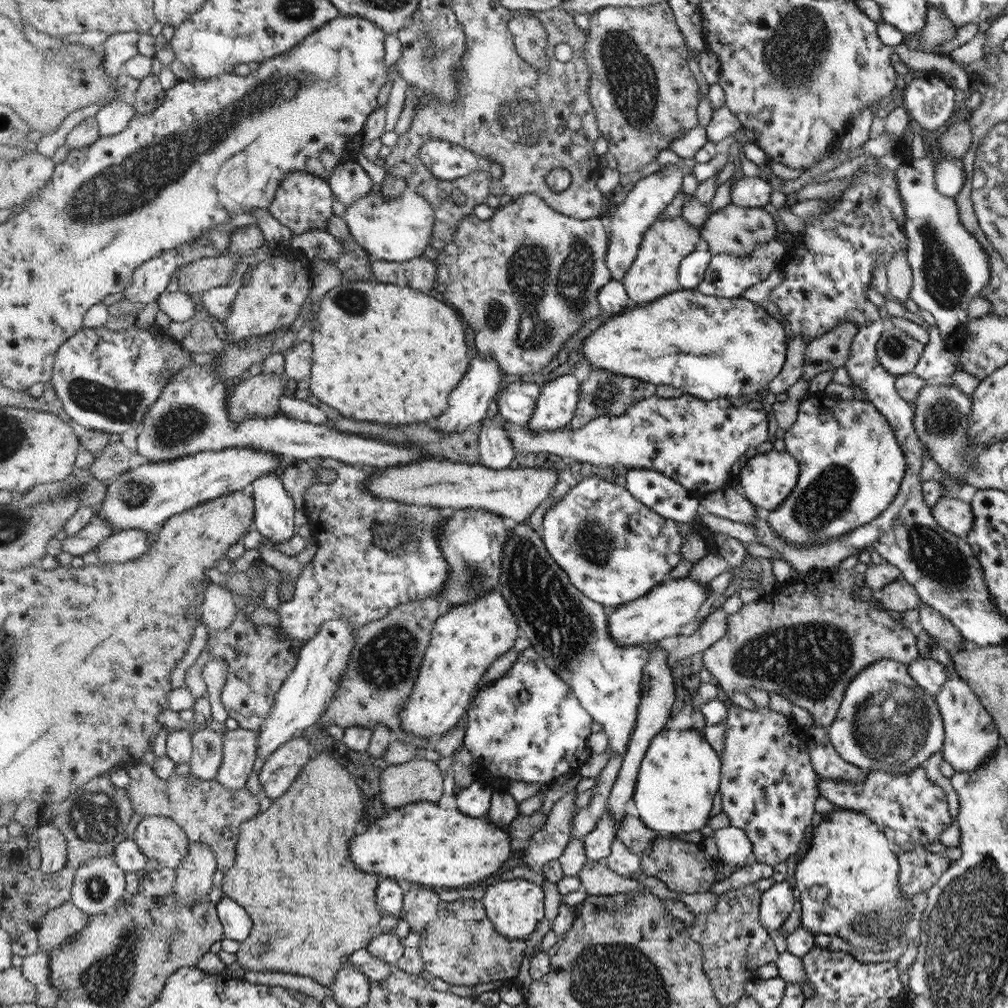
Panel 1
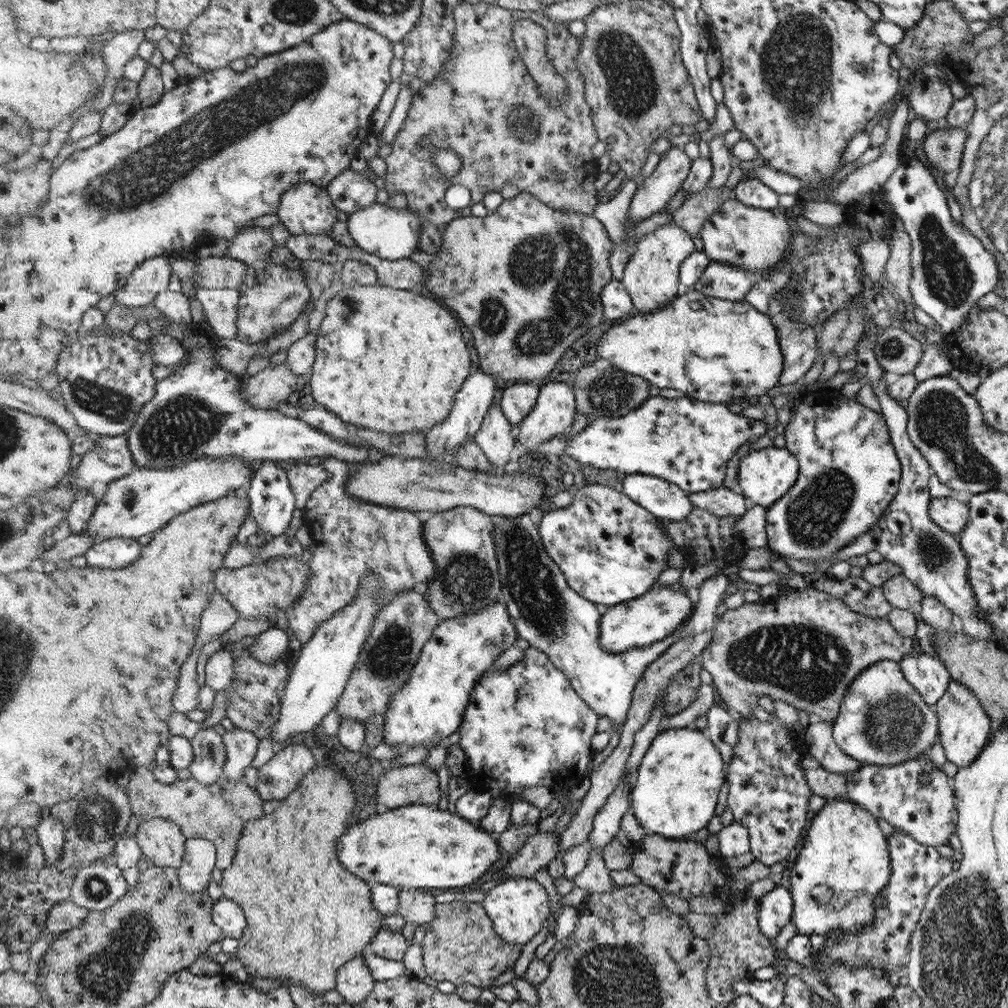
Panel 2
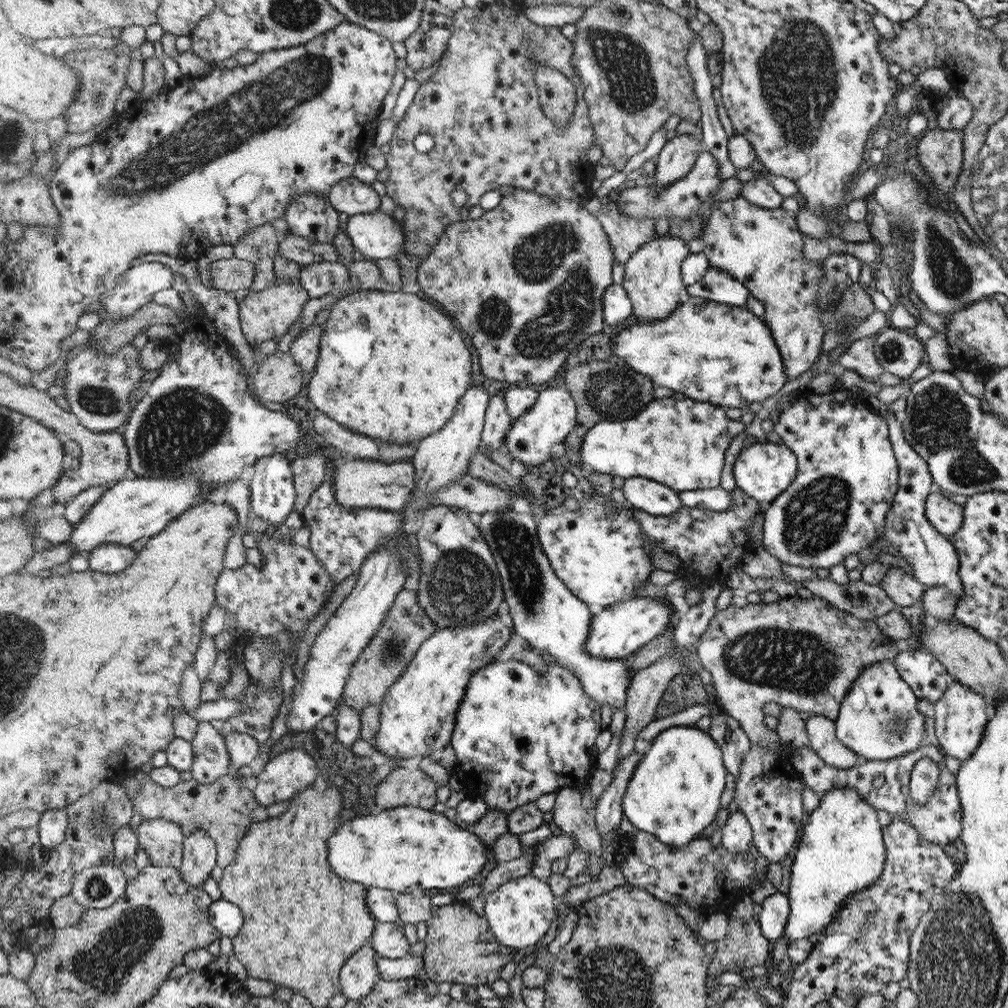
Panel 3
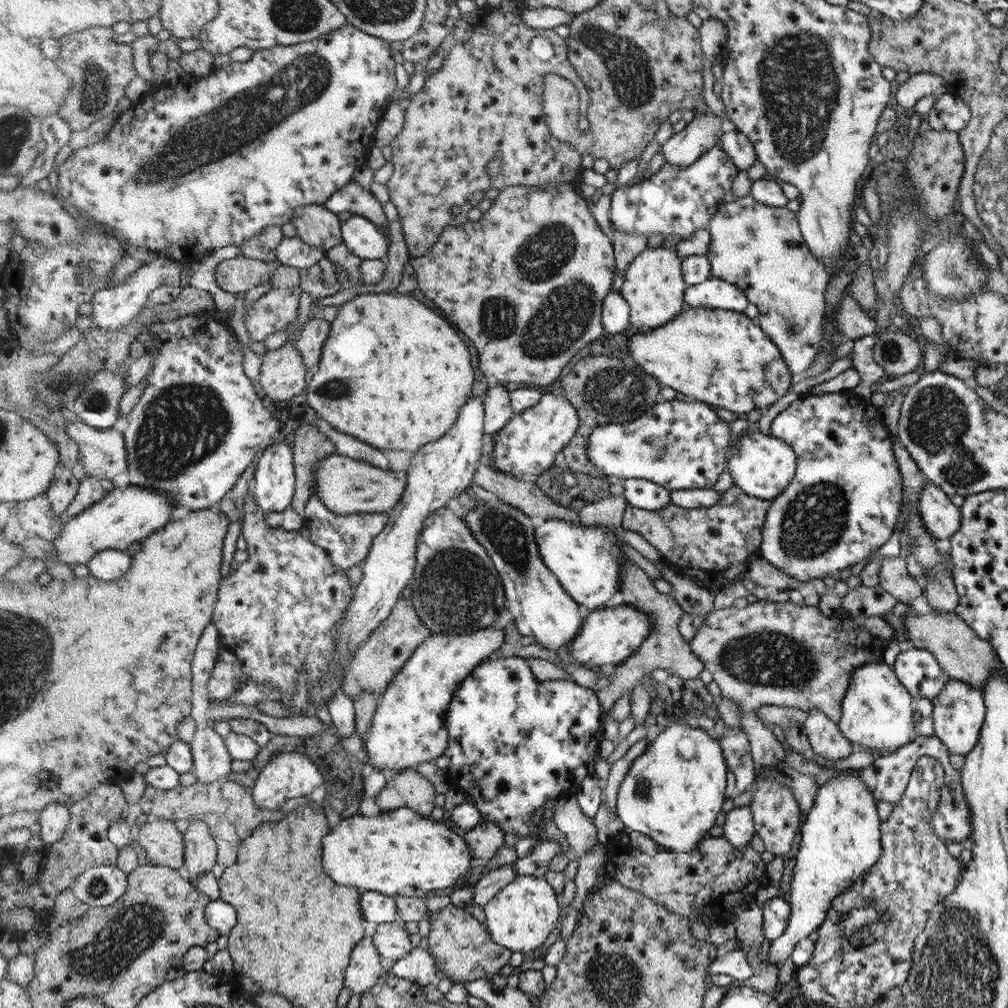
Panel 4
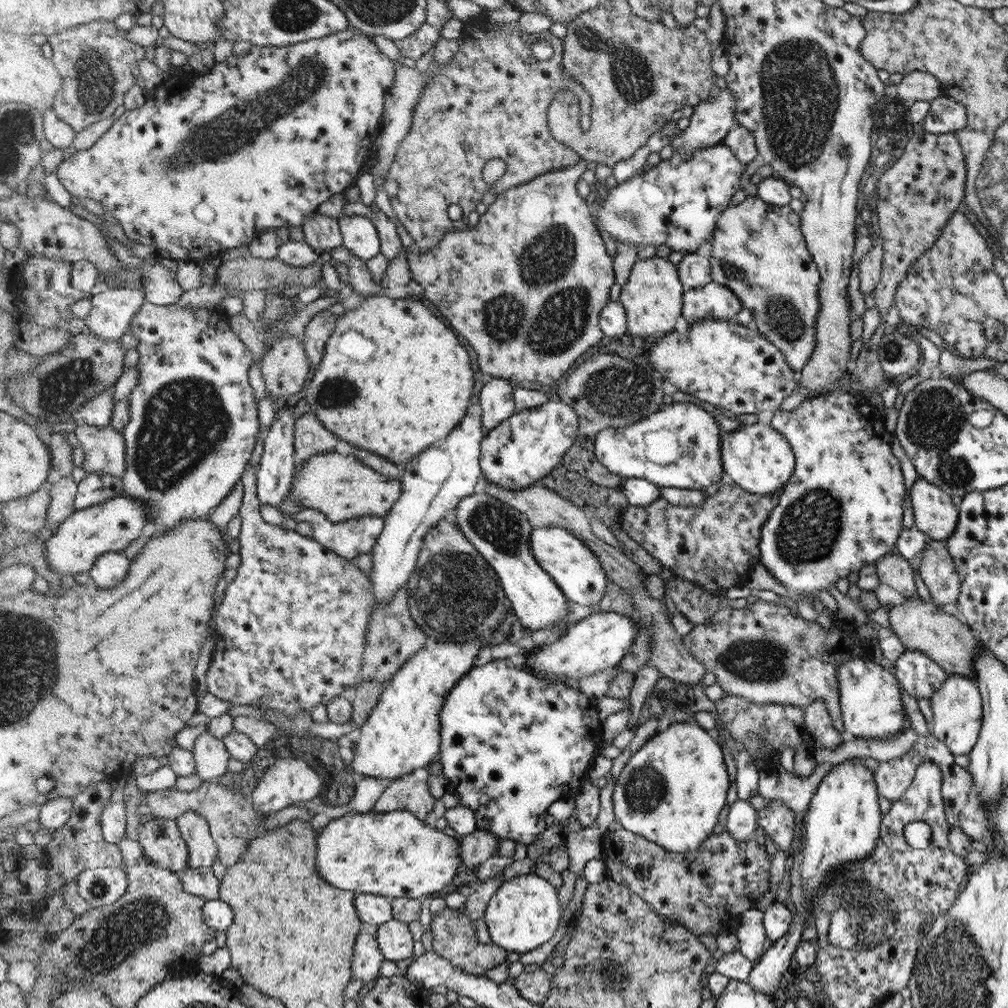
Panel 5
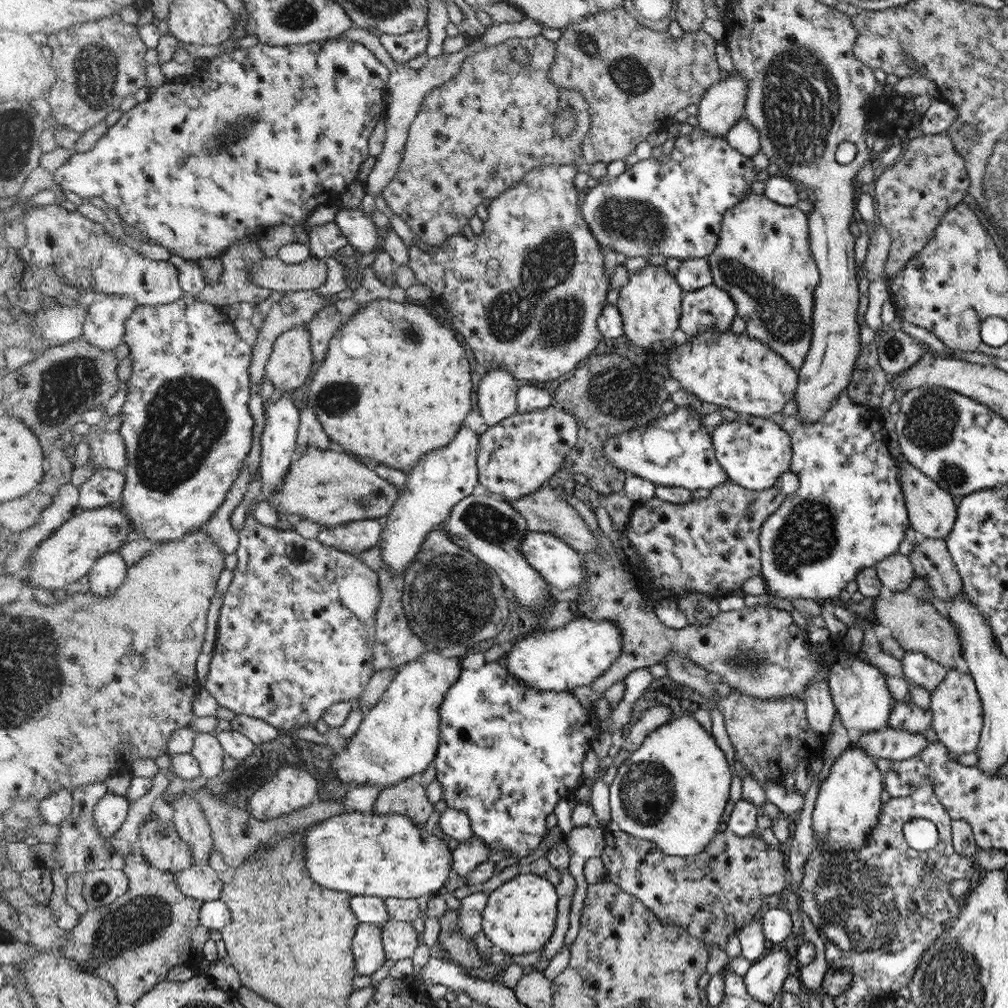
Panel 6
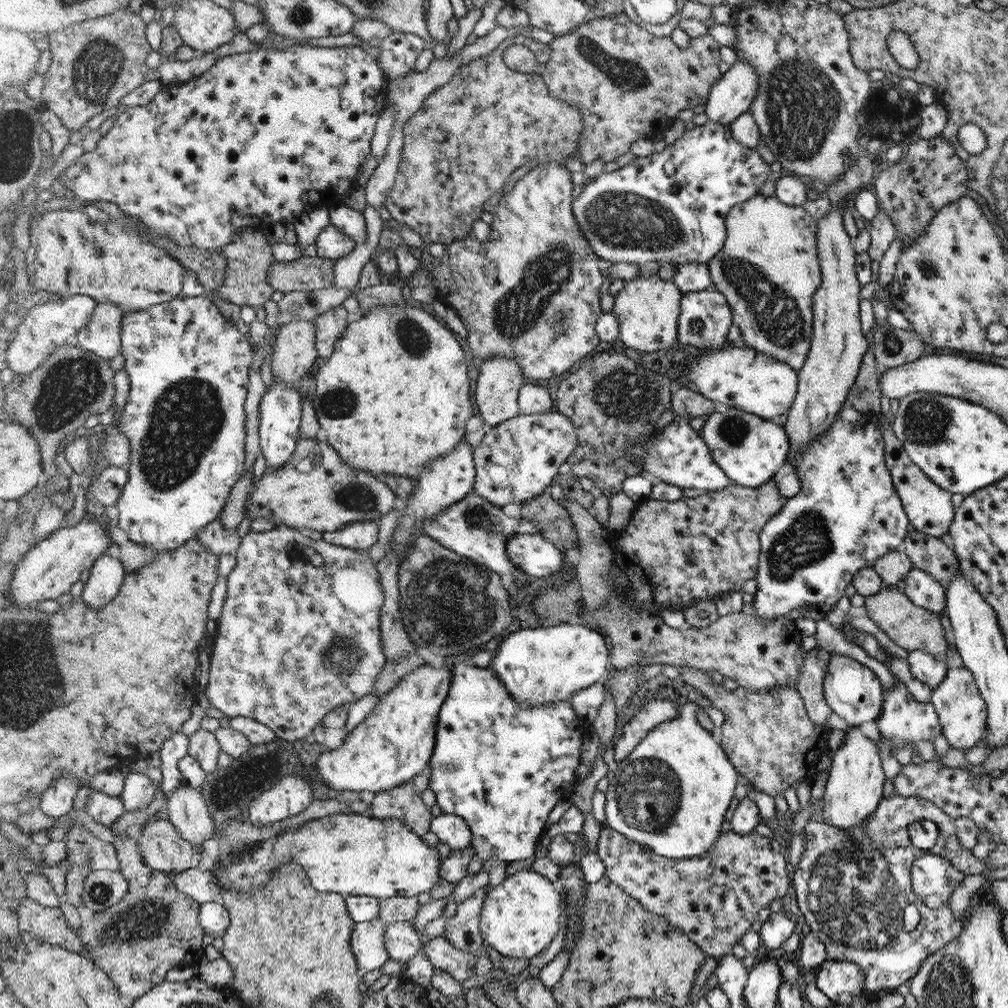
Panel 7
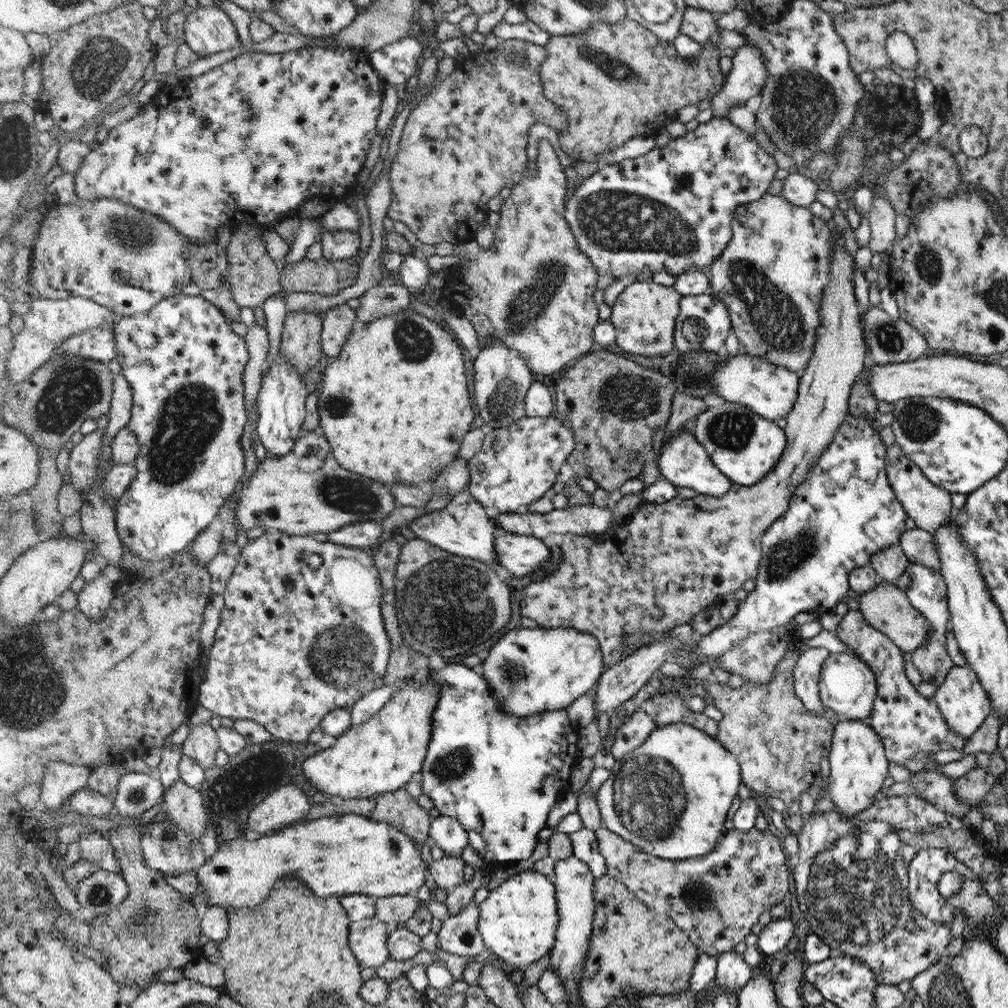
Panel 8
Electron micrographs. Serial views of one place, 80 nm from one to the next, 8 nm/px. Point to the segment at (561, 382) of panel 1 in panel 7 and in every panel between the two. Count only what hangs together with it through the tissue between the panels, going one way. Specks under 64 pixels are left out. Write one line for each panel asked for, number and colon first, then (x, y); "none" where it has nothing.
2: (554, 414)
3: (553, 417)
4: (528, 444)
5: (524, 448)
6: (517, 456)
7: (518, 460)

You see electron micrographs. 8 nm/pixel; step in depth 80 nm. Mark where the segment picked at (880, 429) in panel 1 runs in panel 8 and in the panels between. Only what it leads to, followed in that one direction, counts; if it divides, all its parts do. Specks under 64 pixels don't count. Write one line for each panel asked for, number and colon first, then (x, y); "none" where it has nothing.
2: (849, 473)
3: (847, 480)
4: (842, 505)
5: (842, 510)
6: (848, 513)
7: (848, 513)
8: (845, 510)

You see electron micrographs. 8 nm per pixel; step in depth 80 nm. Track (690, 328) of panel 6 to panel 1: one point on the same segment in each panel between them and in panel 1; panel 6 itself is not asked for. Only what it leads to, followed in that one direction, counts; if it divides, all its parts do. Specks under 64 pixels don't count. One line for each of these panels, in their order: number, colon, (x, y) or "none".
1: (729, 276)
2: (724, 281)
3: (716, 285)
4: (715, 293)
5: (712, 301)

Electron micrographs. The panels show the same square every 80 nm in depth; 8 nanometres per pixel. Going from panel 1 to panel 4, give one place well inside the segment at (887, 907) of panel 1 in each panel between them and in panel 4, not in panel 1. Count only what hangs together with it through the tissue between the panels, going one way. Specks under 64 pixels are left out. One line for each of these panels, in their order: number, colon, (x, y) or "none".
2: (844, 850)
3: (841, 852)
4: (840, 844)

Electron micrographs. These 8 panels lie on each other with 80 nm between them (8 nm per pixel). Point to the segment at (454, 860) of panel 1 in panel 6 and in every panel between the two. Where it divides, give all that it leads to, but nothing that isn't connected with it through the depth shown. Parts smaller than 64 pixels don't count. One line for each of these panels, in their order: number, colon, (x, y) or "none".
2: (418, 846)
3: (407, 850)
4: (399, 853)
5: (394, 854)
6: (388, 856)

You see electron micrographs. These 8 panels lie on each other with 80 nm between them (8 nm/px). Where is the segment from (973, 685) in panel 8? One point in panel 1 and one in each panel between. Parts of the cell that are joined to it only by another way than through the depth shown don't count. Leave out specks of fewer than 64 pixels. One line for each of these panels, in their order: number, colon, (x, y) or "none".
1: (972, 736)
2: (965, 727)
3: (961, 716)
4: (959, 711)
5: (957, 706)
6: (956, 704)
7: (962, 710)

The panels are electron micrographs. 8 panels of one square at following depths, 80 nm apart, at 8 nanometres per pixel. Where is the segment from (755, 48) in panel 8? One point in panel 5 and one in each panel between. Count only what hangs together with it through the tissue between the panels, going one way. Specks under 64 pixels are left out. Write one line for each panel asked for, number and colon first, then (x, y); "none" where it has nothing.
5: (711, 122)
6: (722, 107)
7: (734, 93)

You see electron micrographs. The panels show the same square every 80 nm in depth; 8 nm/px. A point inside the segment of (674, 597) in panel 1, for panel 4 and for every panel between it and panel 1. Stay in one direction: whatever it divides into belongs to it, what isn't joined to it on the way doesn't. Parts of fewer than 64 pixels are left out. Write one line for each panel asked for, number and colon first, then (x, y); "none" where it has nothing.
2: (646, 620)
3: (617, 632)
4: (609, 636)

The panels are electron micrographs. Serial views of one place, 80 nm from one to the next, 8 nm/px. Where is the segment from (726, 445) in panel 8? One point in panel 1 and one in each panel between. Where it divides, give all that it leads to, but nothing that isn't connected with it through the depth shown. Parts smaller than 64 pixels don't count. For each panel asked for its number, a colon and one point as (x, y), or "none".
1: (768, 478)
2: (764, 476)
3: (764, 470)
4: (762, 465)
5: (758, 458)
6: (755, 451)
7: (751, 449)

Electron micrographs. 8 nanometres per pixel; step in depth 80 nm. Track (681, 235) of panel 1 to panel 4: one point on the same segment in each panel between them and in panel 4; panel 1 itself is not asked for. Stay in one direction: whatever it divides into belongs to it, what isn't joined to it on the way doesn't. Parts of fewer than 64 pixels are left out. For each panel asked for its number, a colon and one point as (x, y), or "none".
2: (651, 277)
3: (653, 281)
4: (654, 287)

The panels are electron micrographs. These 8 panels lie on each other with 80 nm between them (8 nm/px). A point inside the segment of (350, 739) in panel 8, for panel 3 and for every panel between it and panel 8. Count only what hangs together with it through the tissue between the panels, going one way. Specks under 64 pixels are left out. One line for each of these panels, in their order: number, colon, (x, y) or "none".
3: (418, 714)
4: (409, 727)
5: (403, 734)
6: (399, 736)
7: (395, 742)

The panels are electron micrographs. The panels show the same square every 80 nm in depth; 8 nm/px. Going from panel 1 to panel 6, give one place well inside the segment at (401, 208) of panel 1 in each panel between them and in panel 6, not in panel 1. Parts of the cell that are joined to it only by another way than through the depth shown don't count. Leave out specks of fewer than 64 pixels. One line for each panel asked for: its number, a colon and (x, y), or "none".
2: (392, 234)
3: (375, 234)
4: (365, 239)
5: (360, 236)
6: (362, 234)

